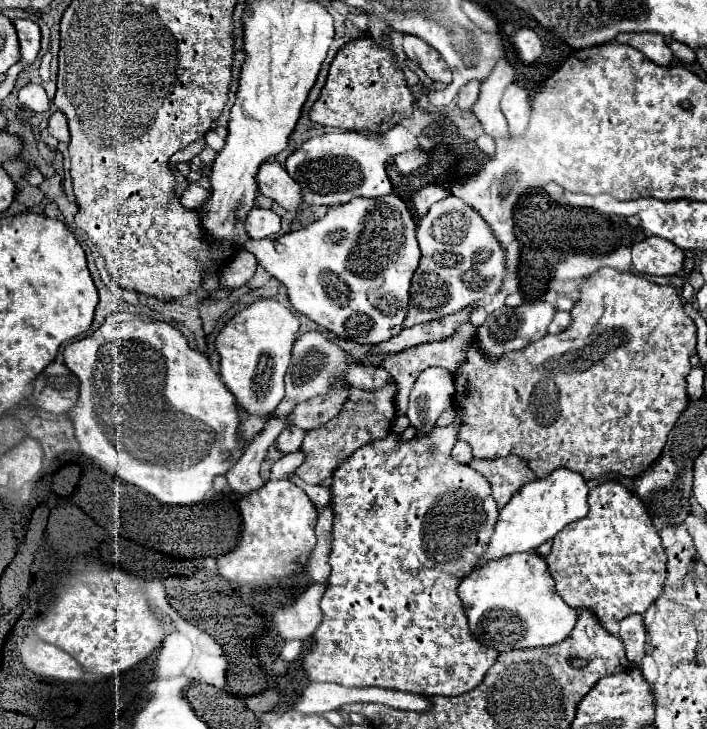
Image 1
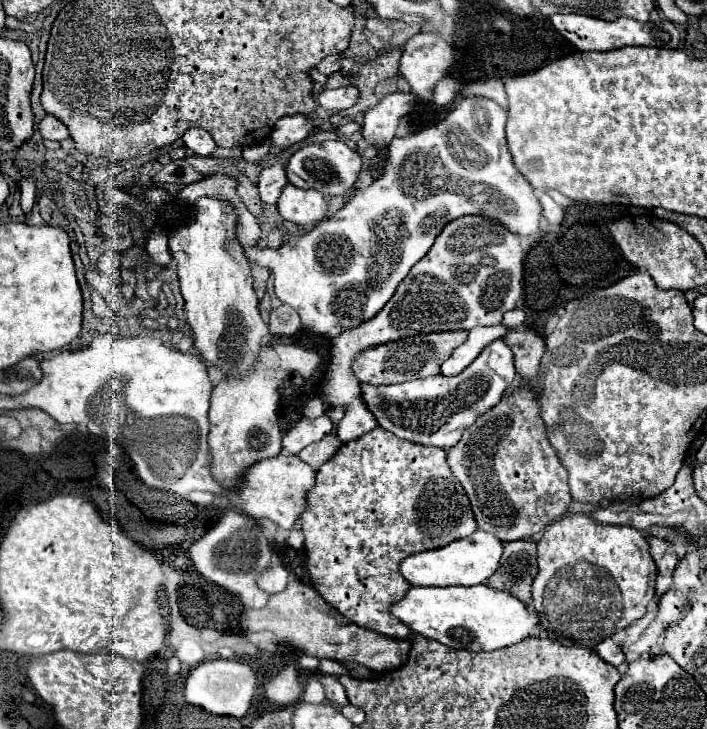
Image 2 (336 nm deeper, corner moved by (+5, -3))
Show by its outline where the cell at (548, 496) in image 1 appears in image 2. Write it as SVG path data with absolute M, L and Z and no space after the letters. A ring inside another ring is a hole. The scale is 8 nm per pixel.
M473 532L463 540L455 540L443 548L425 550L419 554L407 556L399 570L403 578L411 586L471 586L471 584L485 584L487 578L497 570L499 558L503 554L503 542L487 532Z

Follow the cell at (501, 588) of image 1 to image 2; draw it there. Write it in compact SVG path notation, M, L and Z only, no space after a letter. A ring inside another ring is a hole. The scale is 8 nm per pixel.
M485 584L463 588L421 588L411 586L407 594L391 604L391 616L405 622L413 632L437 640L445 646L463 648L471 652L499 650L529 638L531 630L539 624L539 614L519 602L507 592L493 590Z

